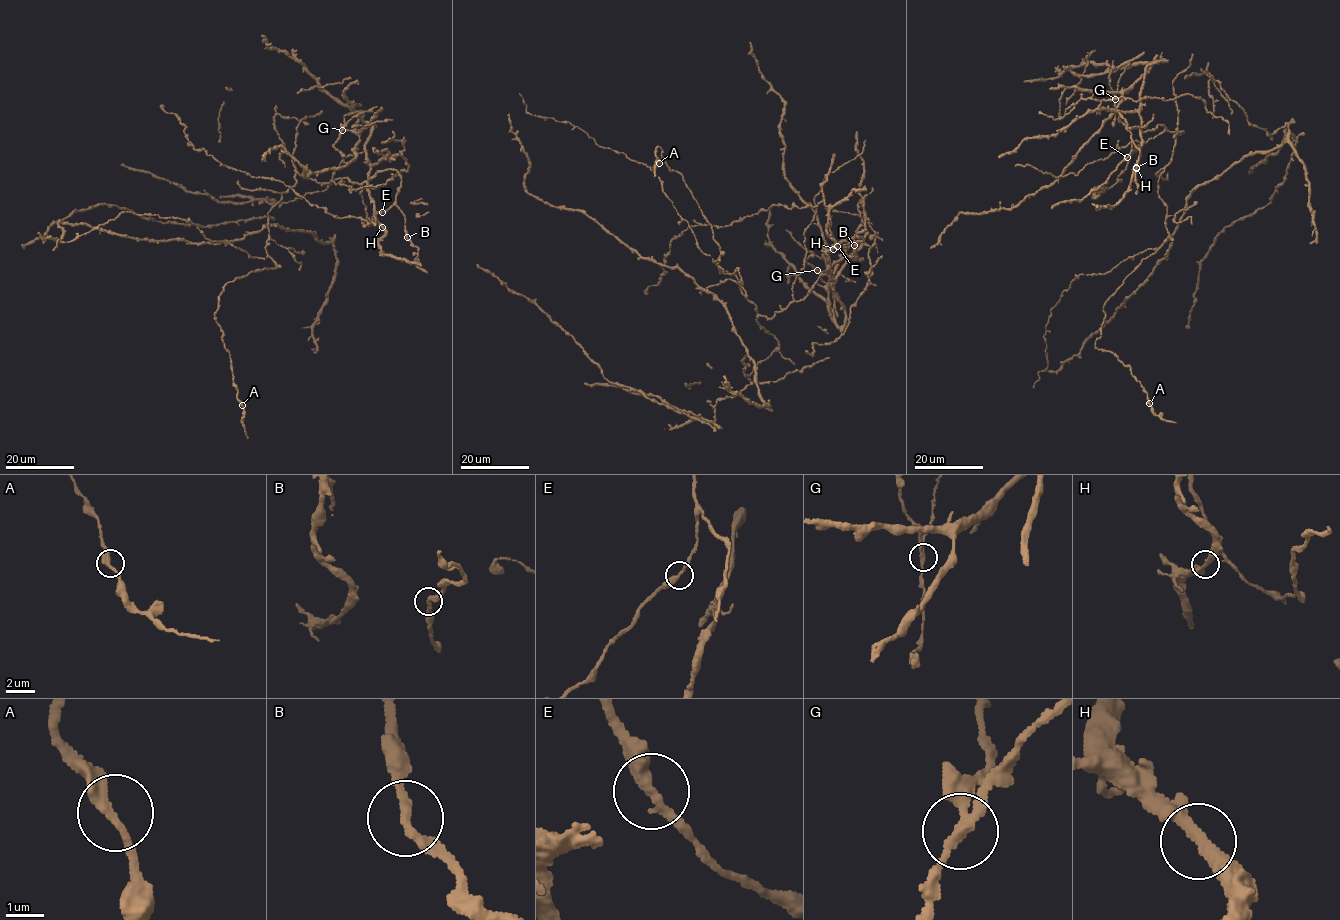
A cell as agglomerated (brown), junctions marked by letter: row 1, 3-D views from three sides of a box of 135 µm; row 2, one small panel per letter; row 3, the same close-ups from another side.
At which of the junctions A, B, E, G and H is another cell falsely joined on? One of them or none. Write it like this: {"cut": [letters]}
{"cut": ["G"]}

